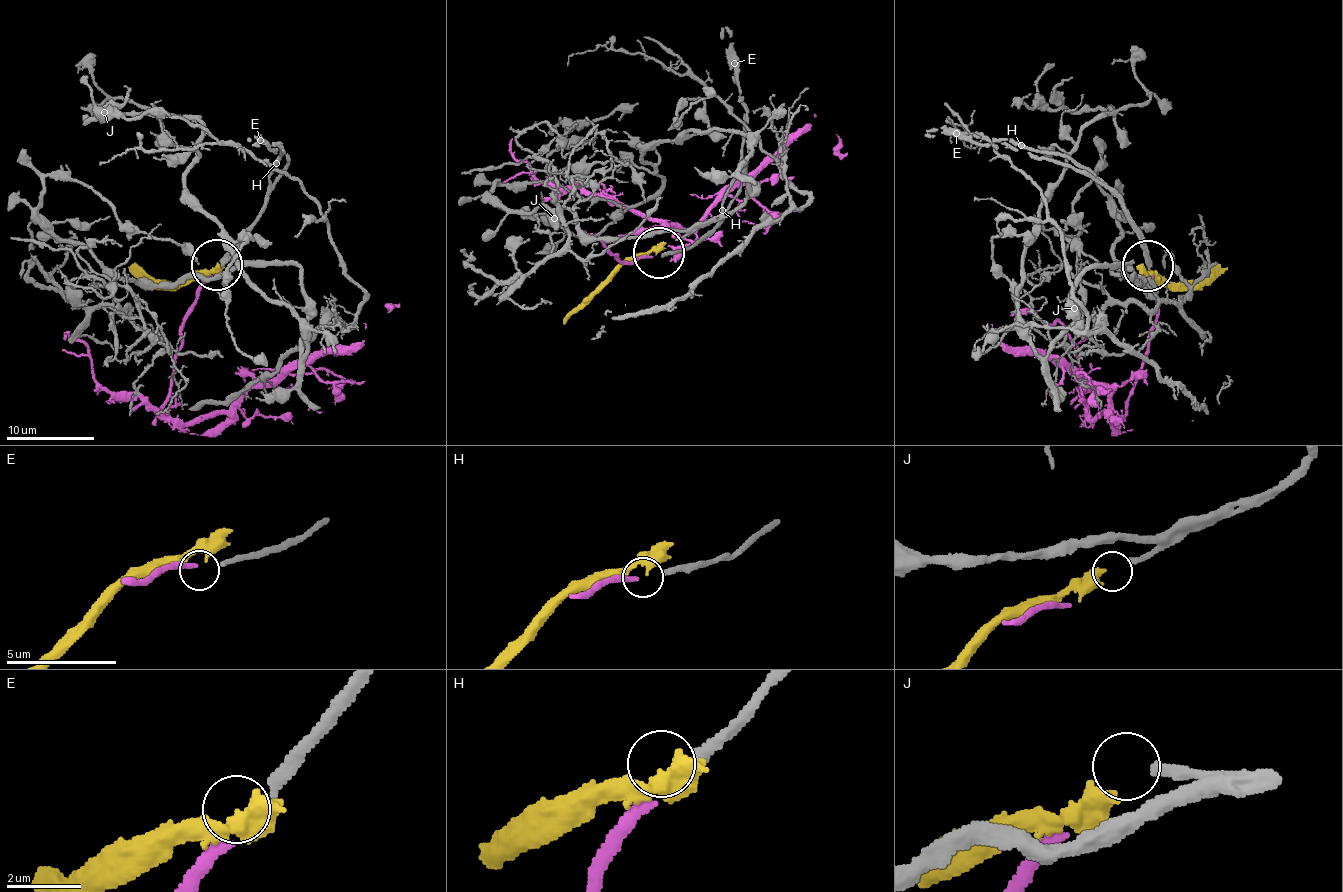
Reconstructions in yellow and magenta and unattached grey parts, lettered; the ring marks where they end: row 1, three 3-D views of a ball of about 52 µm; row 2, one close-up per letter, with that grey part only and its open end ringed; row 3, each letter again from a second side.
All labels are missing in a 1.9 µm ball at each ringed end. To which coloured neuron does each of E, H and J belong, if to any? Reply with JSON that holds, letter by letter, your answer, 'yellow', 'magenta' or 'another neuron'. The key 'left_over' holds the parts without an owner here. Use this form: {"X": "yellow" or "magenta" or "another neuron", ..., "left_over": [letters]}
{"E": "another neuron", "H": "magenta", "J": "another neuron", "left_over": ["E", "J"]}

